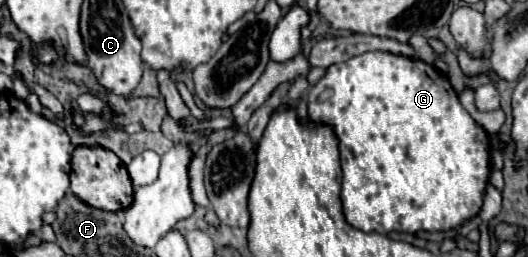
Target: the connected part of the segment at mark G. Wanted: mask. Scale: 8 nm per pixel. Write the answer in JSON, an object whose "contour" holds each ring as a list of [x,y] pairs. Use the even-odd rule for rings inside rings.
{"contour":[[[373,51],[363,53],[357,57],[351,57],[345,63],[331,65],[325,75],[319,79],[317,85],[309,89],[309,121],[315,125],[329,125],[339,141],[339,153],[341,153],[341,167],[343,167],[343,189],[341,189],[341,203],[343,203],[343,215],[345,221],[361,231],[375,231],[375,233],[417,233],[417,231],[441,231],[441,229],[457,229],[465,221],[469,221],[475,211],[481,211],[483,207],[483,195],[487,189],[487,183],[491,179],[491,137],[485,133],[485,129],[465,111],[465,107],[459,103],[459,97],[455,97],[455,91],[449,83],[449,79],[435,69],[435,65],[427,65],[419,59]],[[331,87],[335,93],[329,101],[317,103],[319,93]]]}

